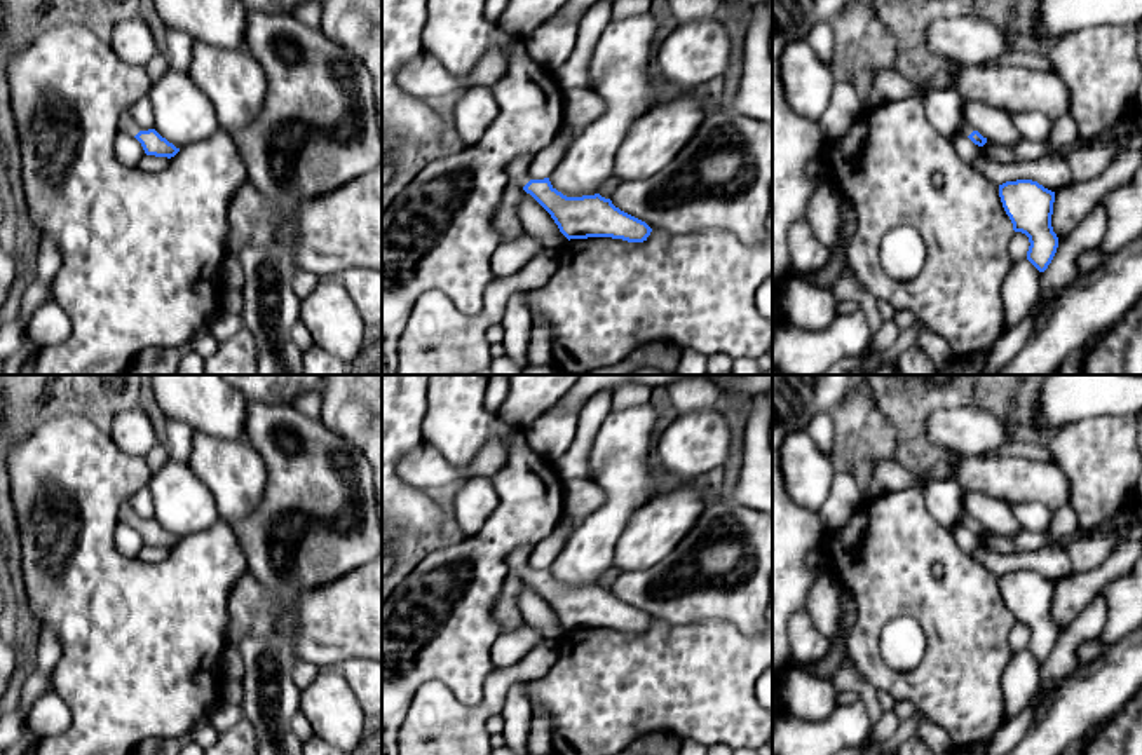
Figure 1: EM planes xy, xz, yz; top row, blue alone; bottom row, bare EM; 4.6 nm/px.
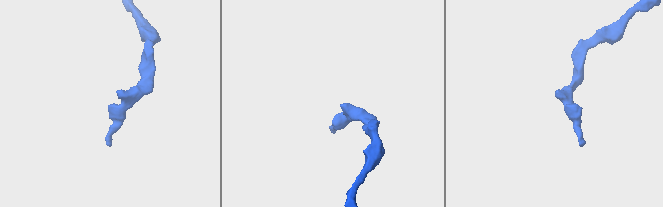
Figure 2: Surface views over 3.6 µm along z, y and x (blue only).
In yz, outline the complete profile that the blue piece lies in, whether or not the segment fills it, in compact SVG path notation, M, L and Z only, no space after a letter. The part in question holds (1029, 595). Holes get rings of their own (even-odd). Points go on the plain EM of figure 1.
M1016 570L999 575L999 588L1013 621L1029 628L1027 650L1044 663L1058 638L1051 617L1055 582L1032 570Z

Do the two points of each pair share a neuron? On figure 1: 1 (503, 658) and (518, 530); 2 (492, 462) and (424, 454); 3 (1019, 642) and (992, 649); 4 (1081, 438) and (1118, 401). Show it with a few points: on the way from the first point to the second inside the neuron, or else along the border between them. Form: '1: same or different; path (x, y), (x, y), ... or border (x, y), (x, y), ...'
1: different; border (501, 633), (492, 646), (492, 663), (496, 666)
2: same; path (475, 469), (466, 473), (441, 471)
3: different; border (1015, 623), (1008, 637), (1012, 652)
4: different; border (1123, 414), (1085, 417), (1066, 426)

